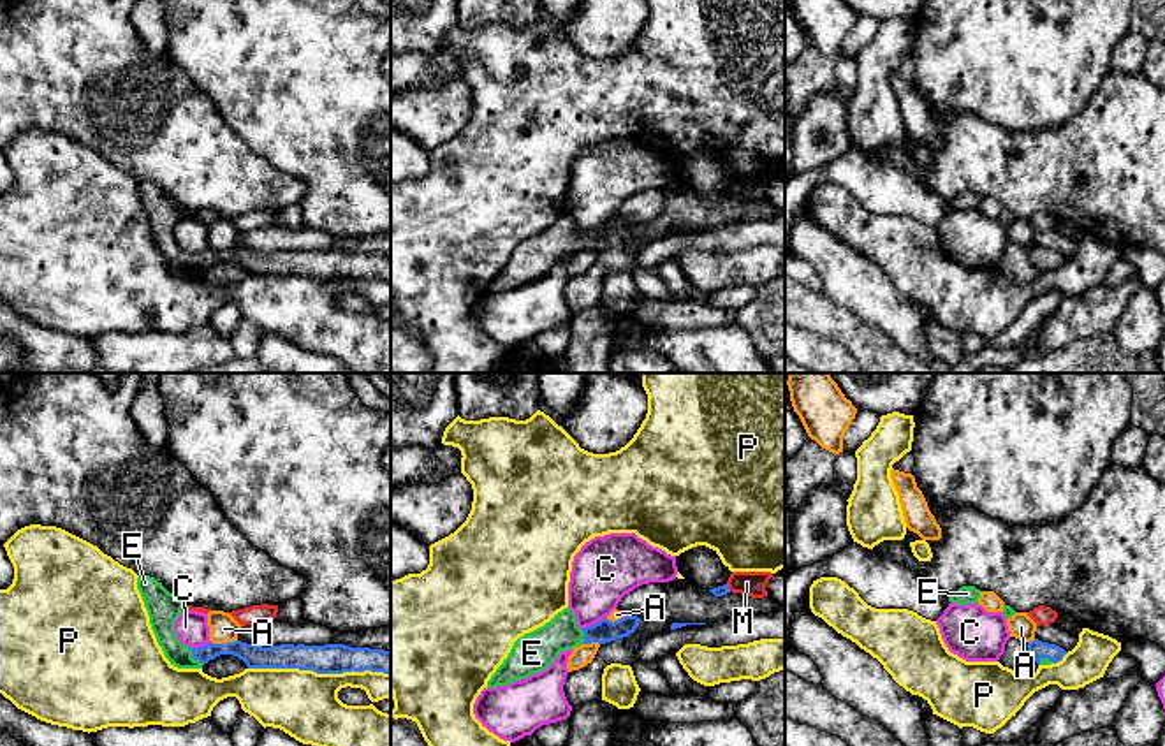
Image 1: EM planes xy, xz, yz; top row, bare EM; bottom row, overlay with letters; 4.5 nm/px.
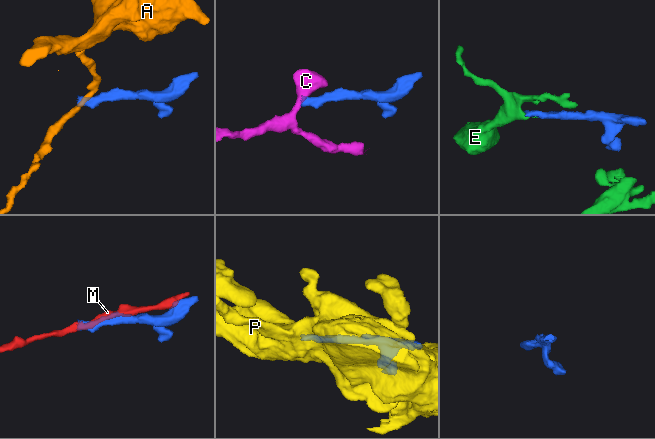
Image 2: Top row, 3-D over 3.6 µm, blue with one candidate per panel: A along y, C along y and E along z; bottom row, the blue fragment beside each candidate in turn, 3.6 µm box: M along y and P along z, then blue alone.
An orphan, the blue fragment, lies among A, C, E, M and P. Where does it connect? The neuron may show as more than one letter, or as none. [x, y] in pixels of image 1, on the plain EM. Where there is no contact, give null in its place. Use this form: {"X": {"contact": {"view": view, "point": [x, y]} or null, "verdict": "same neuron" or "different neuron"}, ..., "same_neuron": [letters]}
{"A": {"contact": {"view": "xy", "point": [224, 250]}, "verdict": "different neuron"}, "C": {"contact": {"view": "xz", "point": [595, 229]}, "verdict": "different neuron"}, "E": {"contact": {"view": "xy", "point": [194, 264]}, "verdict": "same neuron"}, "M": {"contact": {"view": "xz", "point": [727, 194]}, "verdict": "different neuron"}, "P": {"contact": {"view": "xy", "point": [319, 278]}, "verdict": "different neuron"}, "same_neuron": ["E"]}

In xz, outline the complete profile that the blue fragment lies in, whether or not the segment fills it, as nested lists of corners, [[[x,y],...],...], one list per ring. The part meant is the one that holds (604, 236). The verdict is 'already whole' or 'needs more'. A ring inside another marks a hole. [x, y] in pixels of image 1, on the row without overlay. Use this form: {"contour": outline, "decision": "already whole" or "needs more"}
{"contour": [[[567,213],[544,232],[519,243],[509,262],[487,287],[487,294],[507,292],[514,287],[530,283],[546,276],[561,257],[581,250],[605,250],[628,243],[639,232],[641,223],[625,222],[618,227],[607,223],[598,229],[579,234],[575,220]]], "decision": "needs more"}

